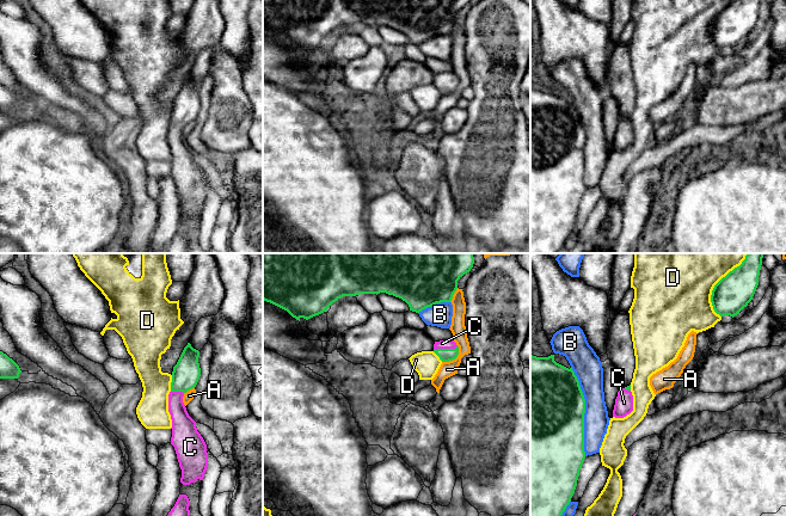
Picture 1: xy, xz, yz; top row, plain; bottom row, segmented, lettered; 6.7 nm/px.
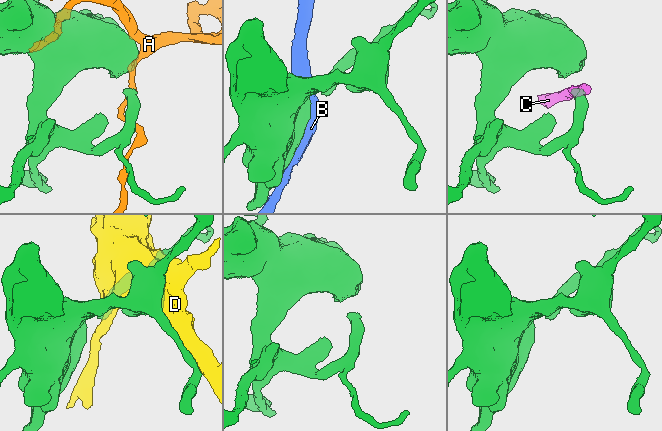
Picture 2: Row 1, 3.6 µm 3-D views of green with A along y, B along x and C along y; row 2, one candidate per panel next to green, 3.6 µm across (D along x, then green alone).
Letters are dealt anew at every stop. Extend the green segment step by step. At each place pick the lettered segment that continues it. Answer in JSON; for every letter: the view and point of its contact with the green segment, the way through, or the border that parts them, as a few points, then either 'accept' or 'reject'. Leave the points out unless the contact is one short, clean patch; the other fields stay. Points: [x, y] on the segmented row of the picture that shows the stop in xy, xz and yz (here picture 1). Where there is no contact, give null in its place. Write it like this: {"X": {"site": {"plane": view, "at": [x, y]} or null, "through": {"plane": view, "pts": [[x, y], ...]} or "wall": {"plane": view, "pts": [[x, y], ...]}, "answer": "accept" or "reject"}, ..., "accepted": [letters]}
{"A": {"site": {"plane": "xz", "at": [454, 358]}, "answer": "reject"}, "B": {"site": {"plane": "yz", "at": [584, 411]}, "answer": "reject"}, "C": {"site": {"plane": "xz", "at": [444, 349]}, "through": {"plane": "xz", "pts": [[446, 355], [444, 349], [442, 344]]}, "answer": "accept"}, "D": {"site": {"plane": "yz", "at": [717, 283]}, "answer": "reject"}, "accepted": ["C"]}

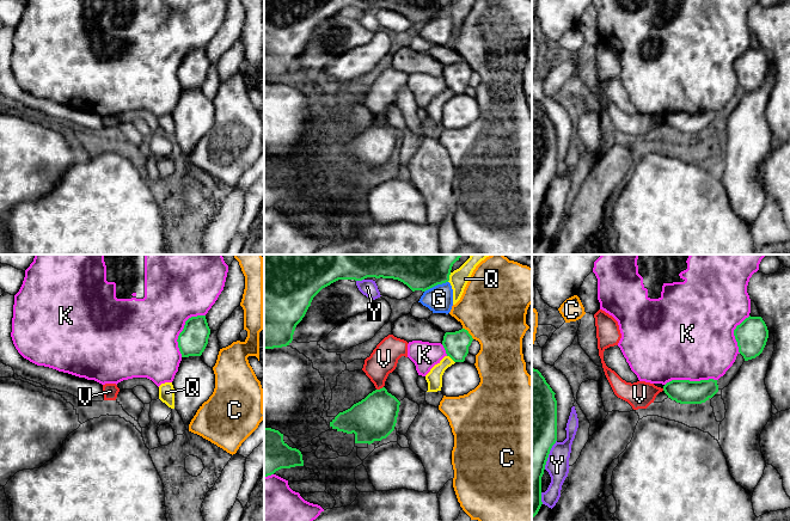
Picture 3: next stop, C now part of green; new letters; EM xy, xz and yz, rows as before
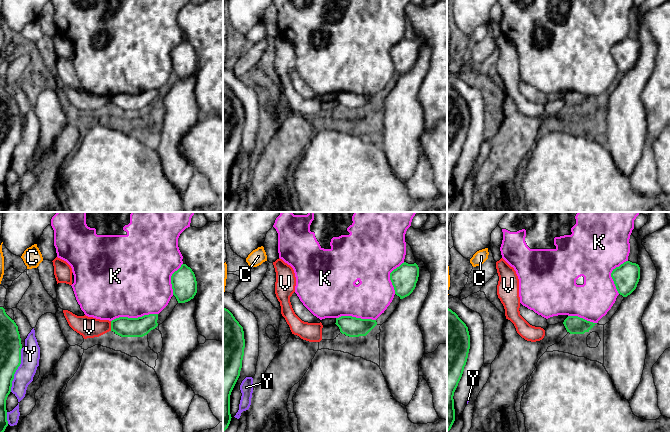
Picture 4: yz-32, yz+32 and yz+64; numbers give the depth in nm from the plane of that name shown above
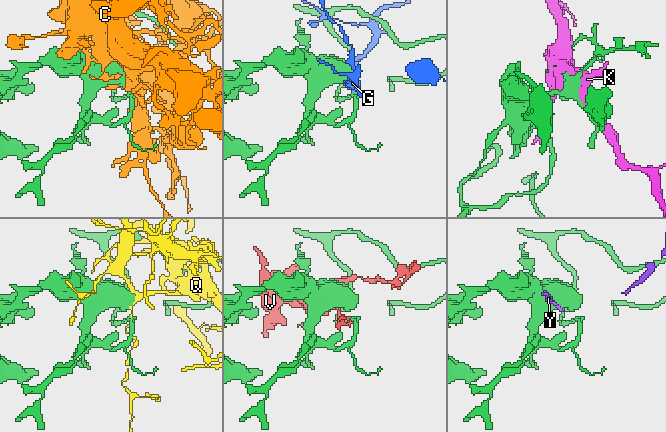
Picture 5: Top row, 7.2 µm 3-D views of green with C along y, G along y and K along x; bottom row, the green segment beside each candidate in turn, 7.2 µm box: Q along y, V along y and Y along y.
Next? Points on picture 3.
{"C": {"site": {"plane": "xz", "at": [467, 332]}, "answer": "reject"}, "G": {"site": {"plane": "xz", "at": [435, 284]}, "answer": "reject"}, "K": {"site": {"plane": "xy", "at": [183, 330]}, "answer": "reject"}, "Q": {"site": {"plane": "xz", "at": [448, 277]}, "answer": "reject"}, "V": {"site": {"plane": "xz", "at": [380, 388]}, "answer": "reject"}, "Y": {"site": {"plane": "xz", "at": [360, 280]}, "answer": "reject"}, "accepted": []}

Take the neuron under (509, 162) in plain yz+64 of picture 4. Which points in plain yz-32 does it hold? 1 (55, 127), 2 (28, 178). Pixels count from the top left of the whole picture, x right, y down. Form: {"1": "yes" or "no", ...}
{"1": "no", "2": "no"}

